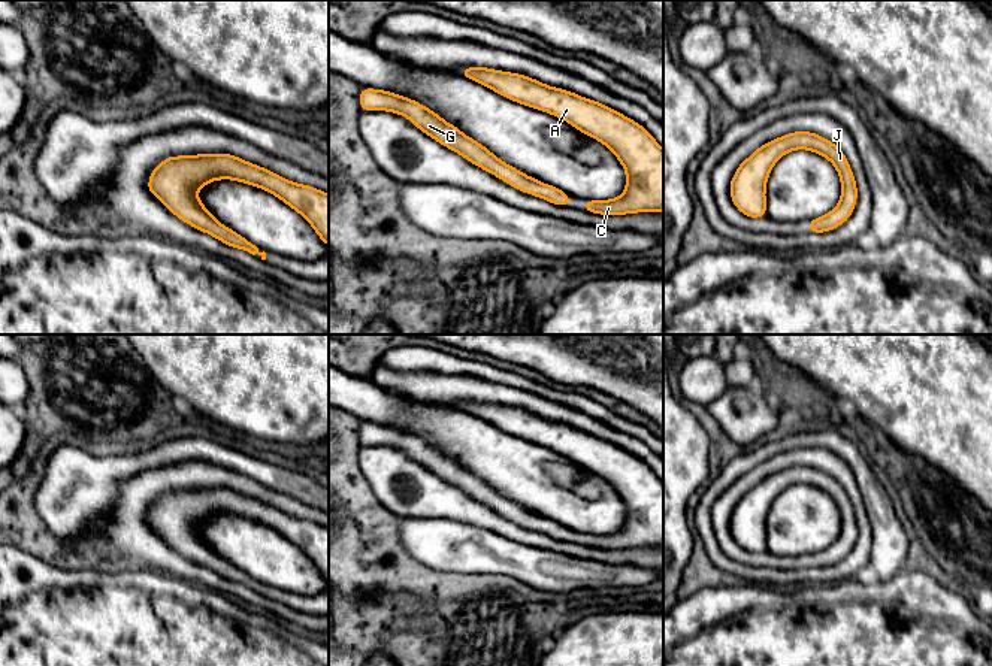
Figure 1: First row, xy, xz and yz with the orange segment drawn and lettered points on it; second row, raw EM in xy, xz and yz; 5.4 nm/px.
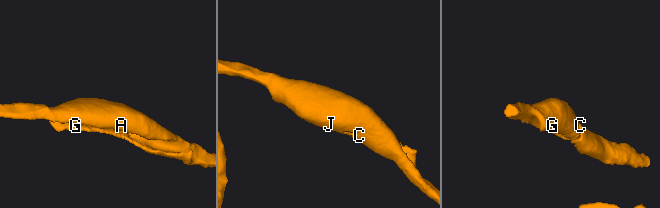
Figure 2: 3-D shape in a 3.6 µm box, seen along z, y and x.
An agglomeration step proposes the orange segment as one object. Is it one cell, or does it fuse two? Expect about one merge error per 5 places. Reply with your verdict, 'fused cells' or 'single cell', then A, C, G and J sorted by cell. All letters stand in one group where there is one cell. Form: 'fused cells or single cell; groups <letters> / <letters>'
single cell; groups A C G J

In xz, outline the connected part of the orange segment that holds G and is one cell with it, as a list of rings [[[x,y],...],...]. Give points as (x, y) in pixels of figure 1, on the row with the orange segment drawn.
[[[363,88],[359,94],[360,108],[368,111],[388,111],[408,118],[417,128],[438,140],[448,149],[460,154],[472,164],[496,175],[500,181],[518,191],[541,197],[553,205],[571,206],[574,202],[568,194],[553,185],[518,172],[515,167],[499,160],[486,146],[463,134],[456,125],[444,121],[432,109],[415,100],[384,90]]]

